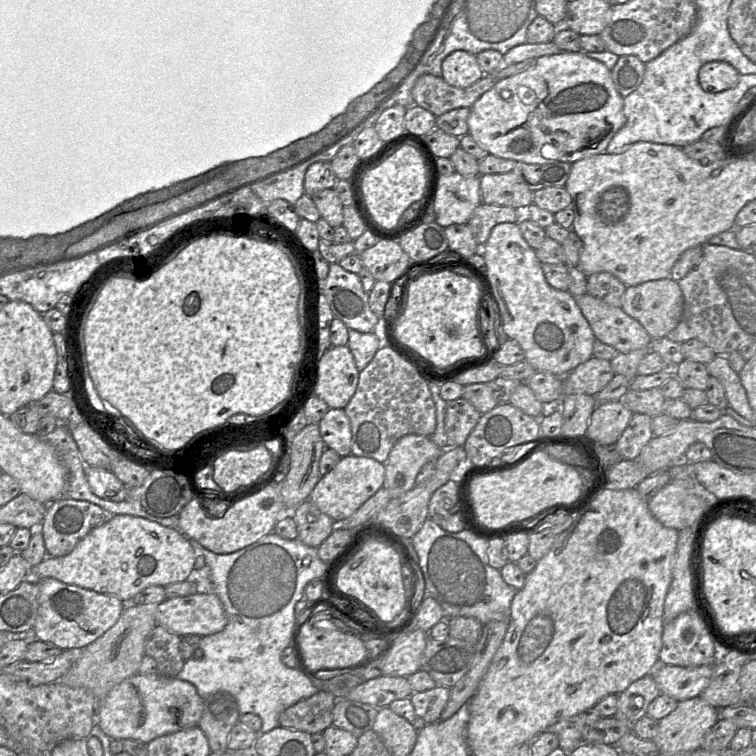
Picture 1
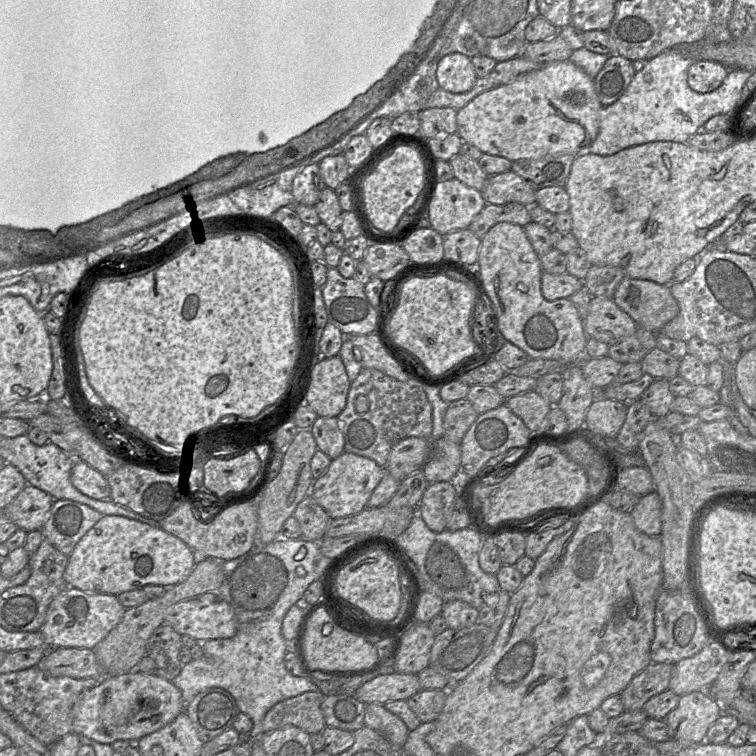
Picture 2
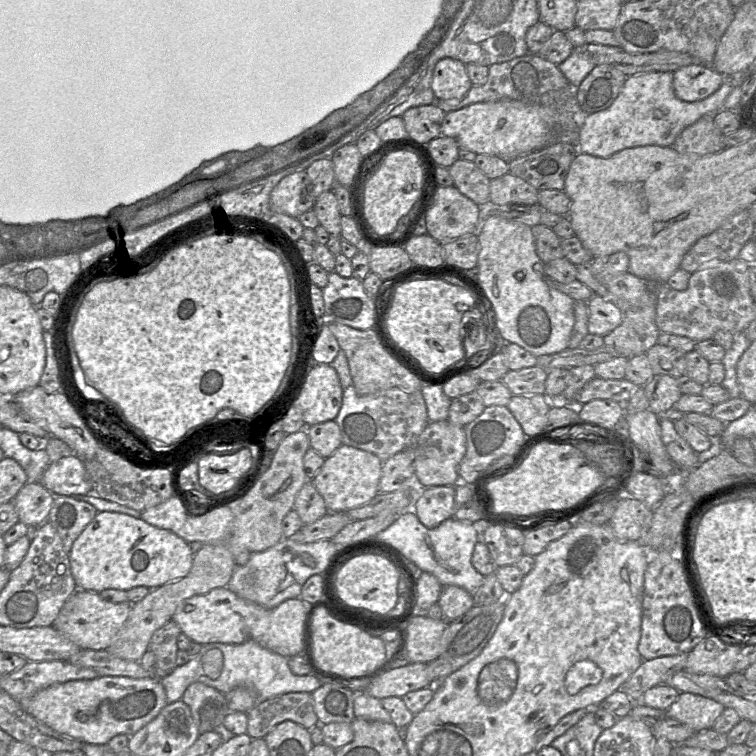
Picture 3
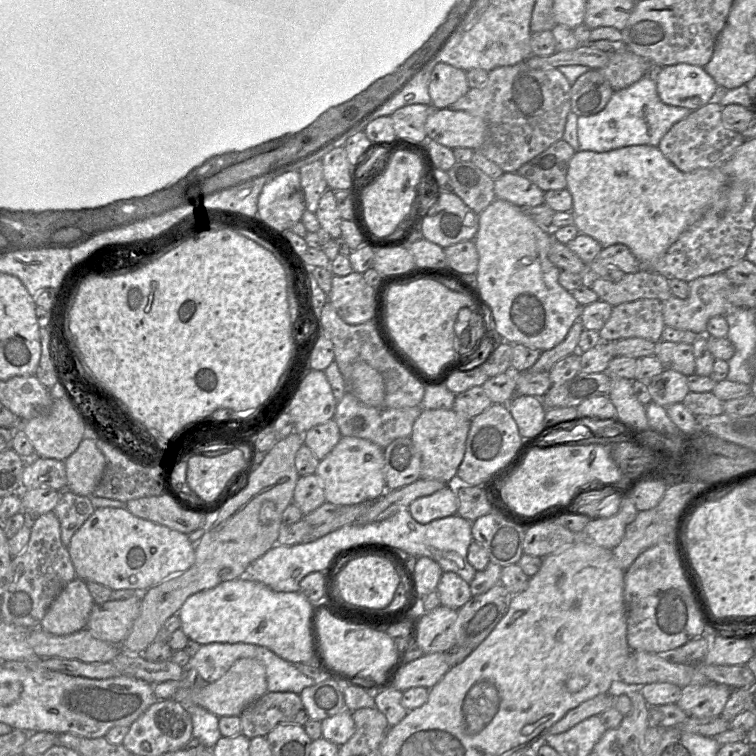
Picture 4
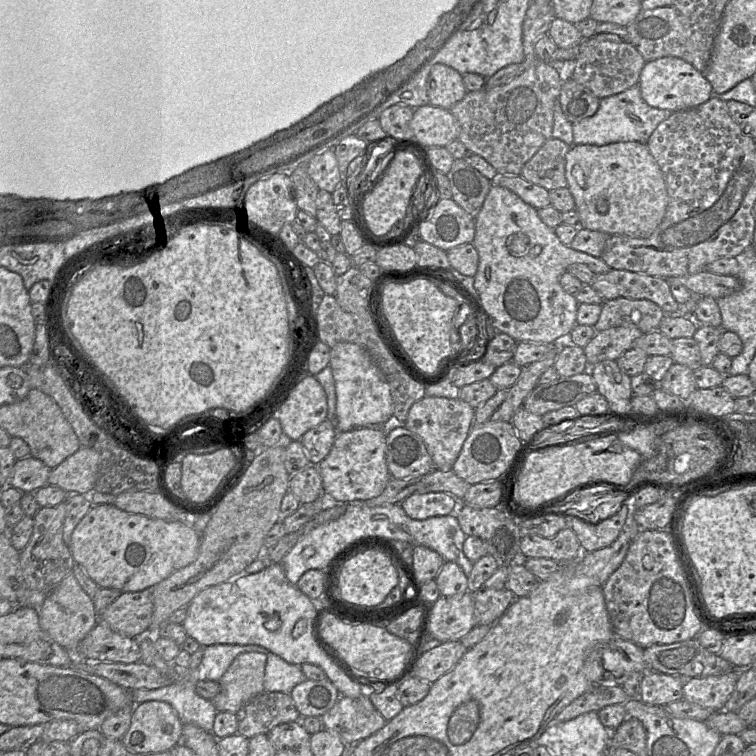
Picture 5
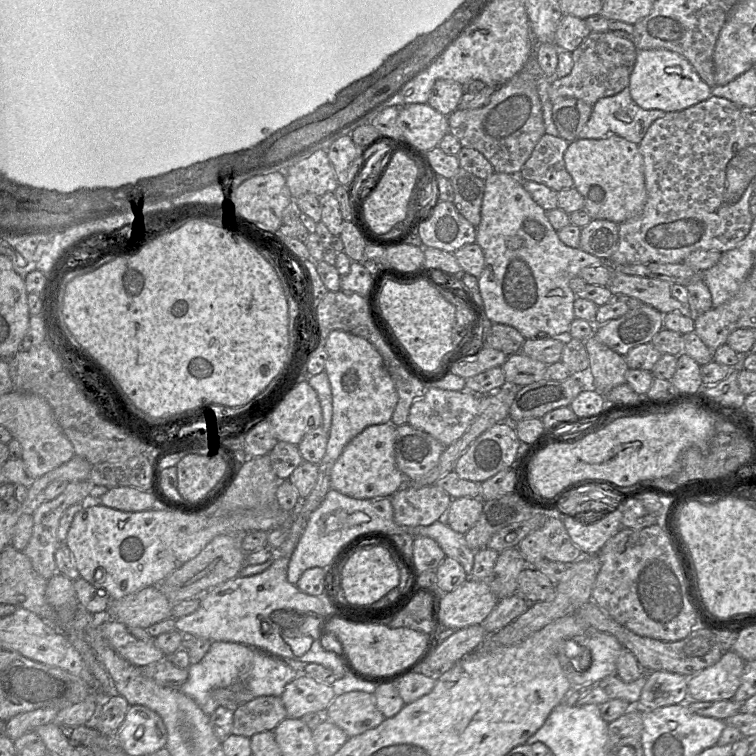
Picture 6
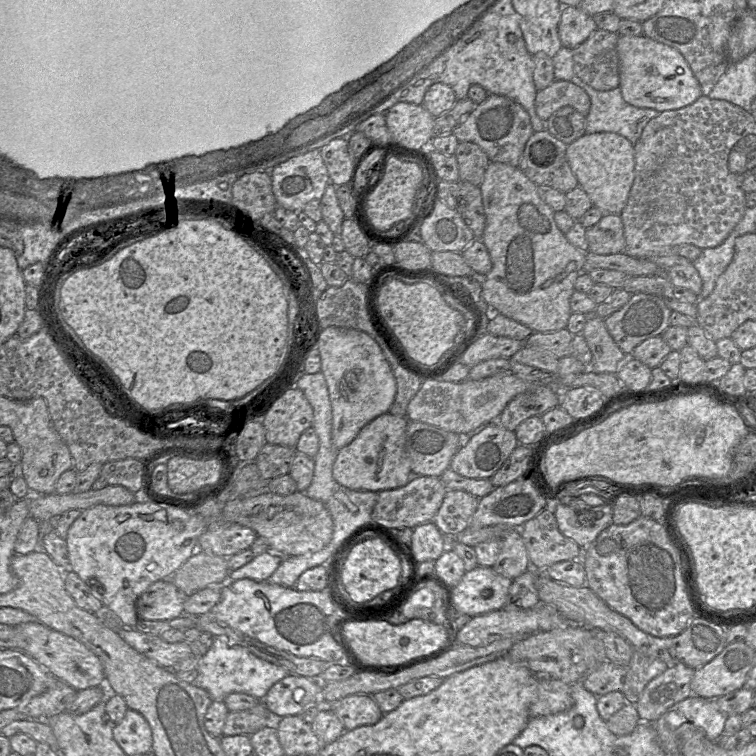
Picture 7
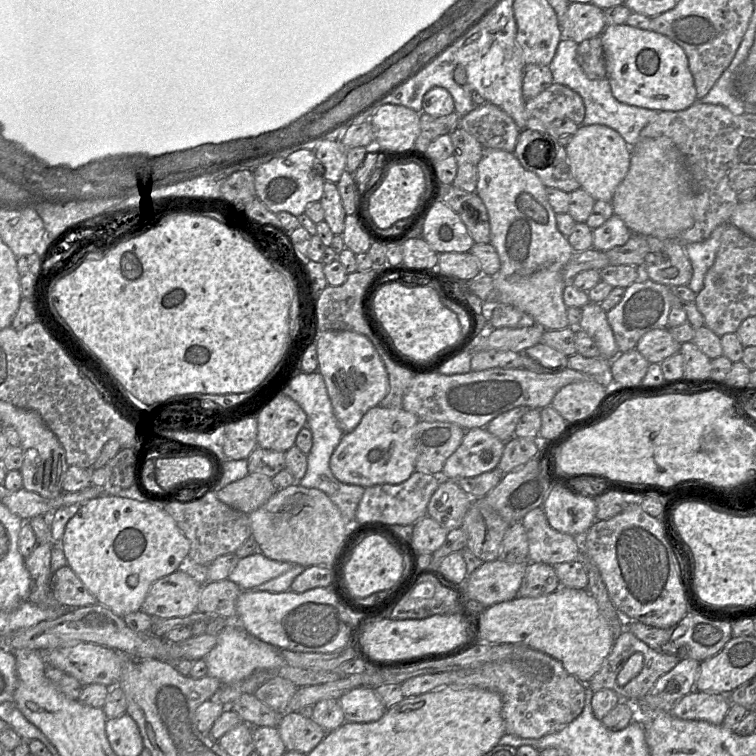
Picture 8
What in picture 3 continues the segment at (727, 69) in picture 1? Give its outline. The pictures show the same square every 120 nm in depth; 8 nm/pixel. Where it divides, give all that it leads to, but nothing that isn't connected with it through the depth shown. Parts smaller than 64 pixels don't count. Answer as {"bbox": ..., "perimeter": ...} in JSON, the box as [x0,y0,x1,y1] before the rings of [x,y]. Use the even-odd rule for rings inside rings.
{"bbox":[673,64,724,102],"perimeter":[[[703,64],[684,66],[673,72],[675,95],[687,102],[706,99],[717,91],[724,81],[722,74]]]}

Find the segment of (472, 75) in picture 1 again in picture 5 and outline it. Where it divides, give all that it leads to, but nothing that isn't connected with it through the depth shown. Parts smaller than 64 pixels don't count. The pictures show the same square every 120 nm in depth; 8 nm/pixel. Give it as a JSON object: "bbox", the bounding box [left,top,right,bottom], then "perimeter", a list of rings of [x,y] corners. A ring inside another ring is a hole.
{"bbox":[427,64,467,110],"perimeter":[[[436,64],[427,80],[427,94],[431,105],[450,110],[467,93],[463,75],[444,64]]]}

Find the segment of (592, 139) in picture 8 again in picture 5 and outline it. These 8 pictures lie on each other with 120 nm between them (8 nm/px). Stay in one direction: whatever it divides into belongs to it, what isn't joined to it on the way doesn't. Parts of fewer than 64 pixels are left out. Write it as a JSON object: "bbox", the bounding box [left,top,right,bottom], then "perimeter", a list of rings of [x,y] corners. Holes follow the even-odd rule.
{"bbox":[565,141,668,238],"perimeter":[[[636,141],[602,146],[573,144],[565,162],[567,187],[575,200],[580,227],[610,236],[647,238],[662,222],[668,205],[666,184],[646,144]]]}

